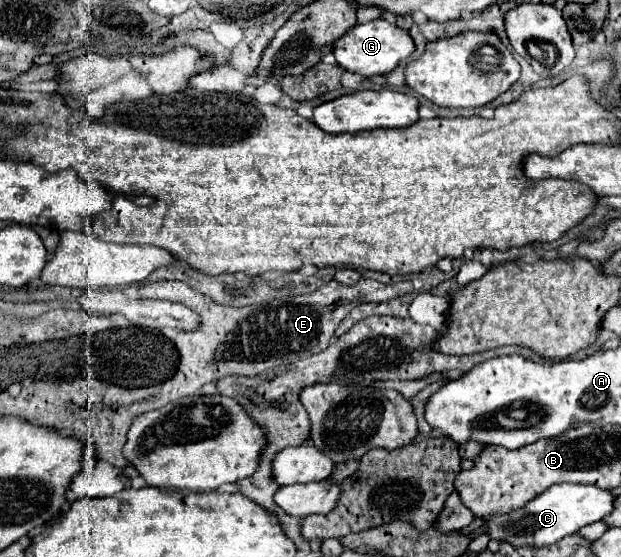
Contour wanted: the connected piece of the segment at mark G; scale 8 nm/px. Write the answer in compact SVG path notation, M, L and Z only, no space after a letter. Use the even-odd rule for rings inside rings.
M381 18L367 22L367 24L353 26L333 46L333 54L337 58L337 64L343 70L355 72L355 74L361 74L367 78L379 76L379 74L389 74L391 70L395 70L399 66L399 62L409 58L413 52L415 52L415 44L413 44L413 38L409 36L409 32L399 28L397 24L391 24L391 22L381 20Z

